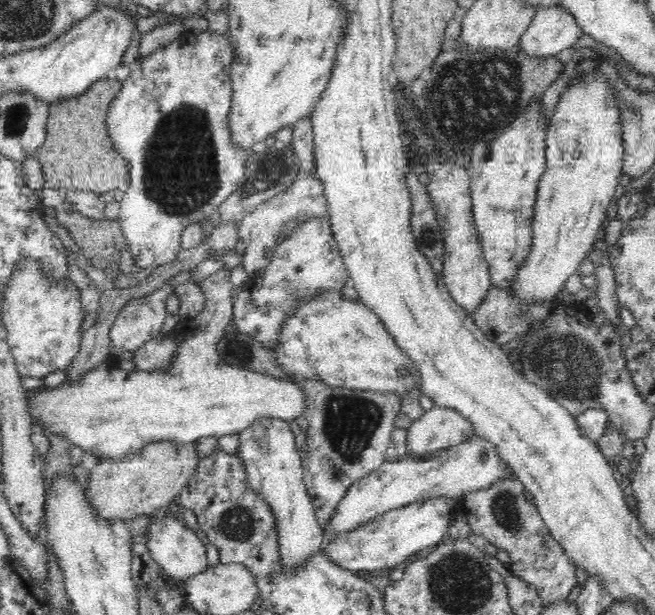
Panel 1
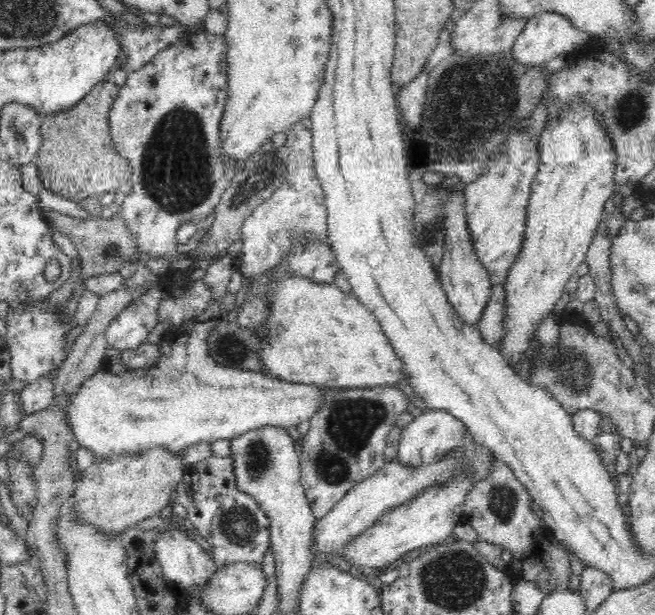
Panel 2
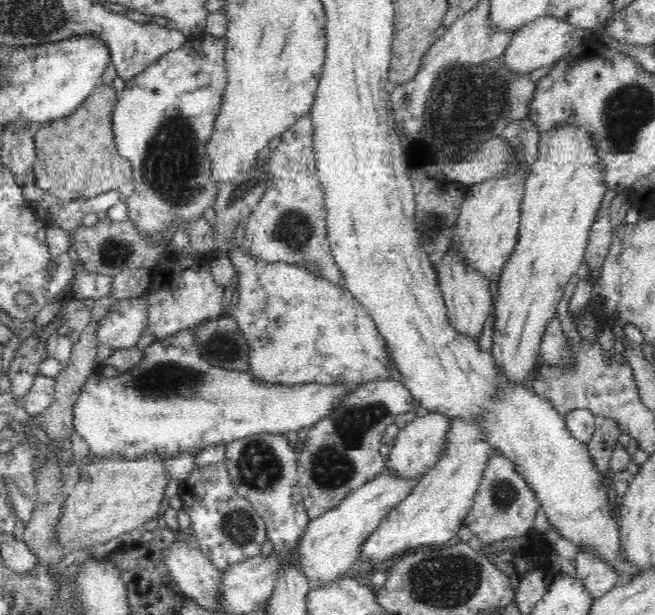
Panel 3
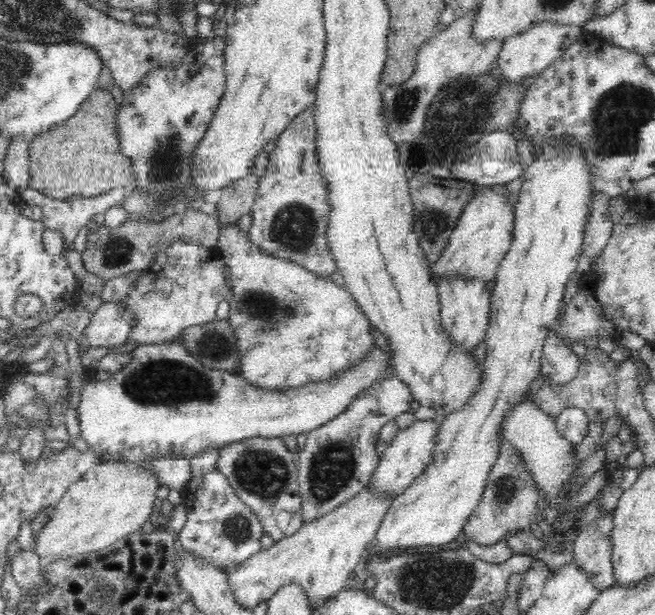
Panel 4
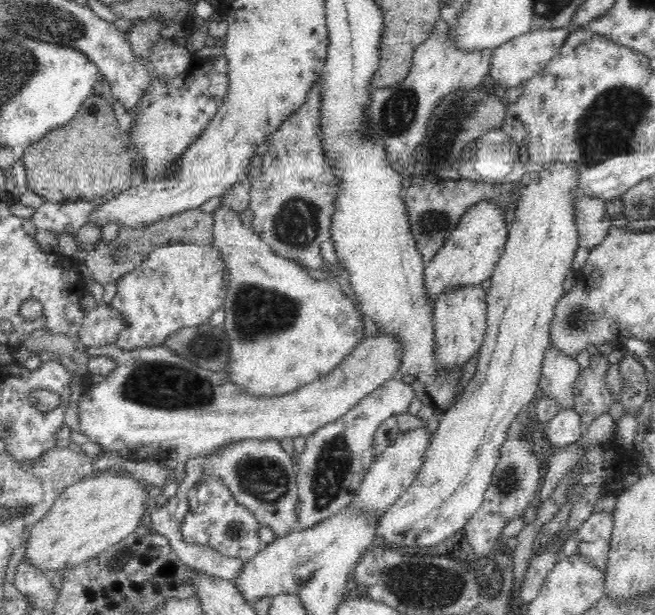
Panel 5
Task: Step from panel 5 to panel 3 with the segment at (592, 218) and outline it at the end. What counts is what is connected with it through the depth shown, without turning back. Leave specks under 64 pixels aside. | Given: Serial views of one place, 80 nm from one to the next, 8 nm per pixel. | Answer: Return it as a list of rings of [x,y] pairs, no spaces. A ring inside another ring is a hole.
[[[608,189],[604,200],[602,200],[602,206],[600,206],[600,212],[596,216],[596,222],[590,230],[590,239],[586,250],[585,261],[590,268],[589,276],[598,280],[602,278],[602,266],[604,266],[604,260],[608,256],[610,246],[613,238],[613,226],[610,224],[610,203],[618,192]]]

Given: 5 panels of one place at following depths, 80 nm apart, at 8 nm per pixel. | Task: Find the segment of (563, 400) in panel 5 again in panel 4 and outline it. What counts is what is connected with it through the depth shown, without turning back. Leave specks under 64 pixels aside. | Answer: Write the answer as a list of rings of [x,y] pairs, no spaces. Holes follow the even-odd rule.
[[[558,324],[546,337],[540,359],[540,374],[549,382],[563,384],[570,382],[570,379],[578,372],[580,360],[572,348],[566,345],[566,341],[558,337],[557,326]]]

